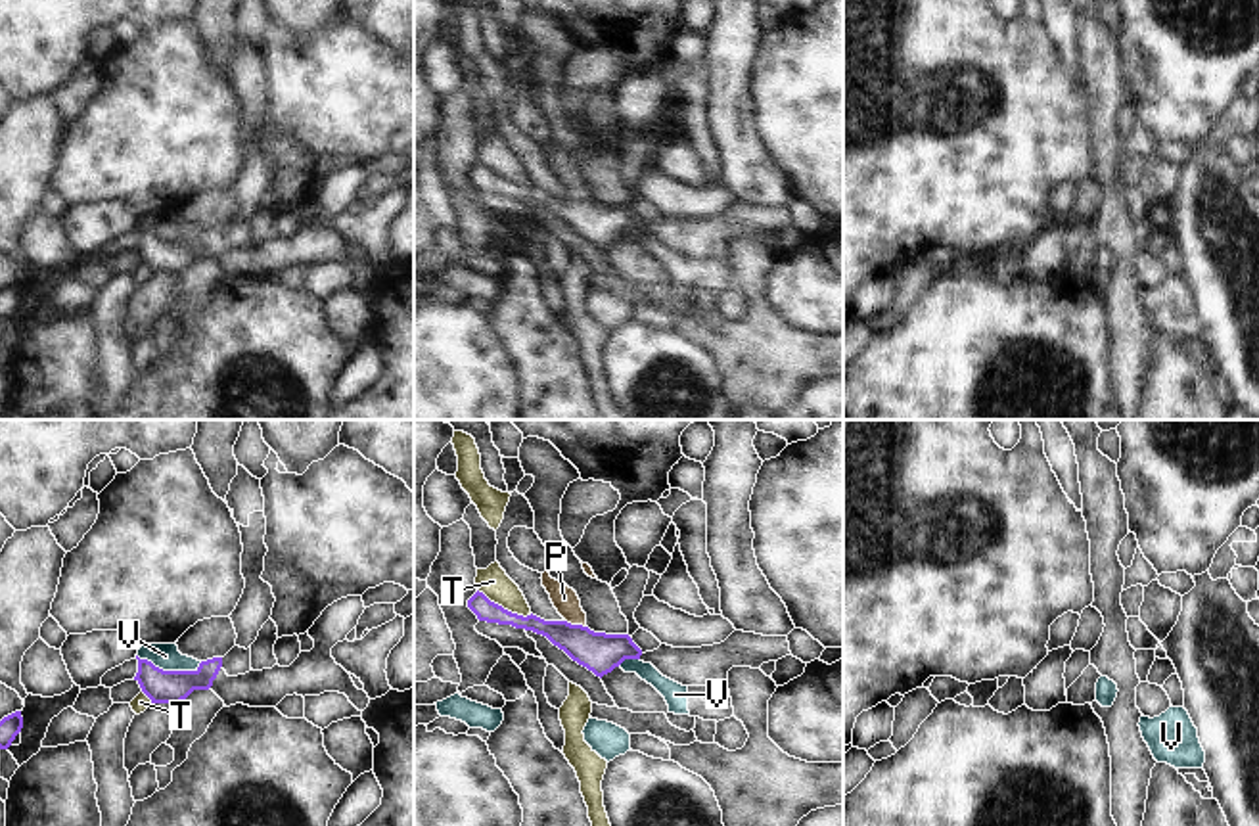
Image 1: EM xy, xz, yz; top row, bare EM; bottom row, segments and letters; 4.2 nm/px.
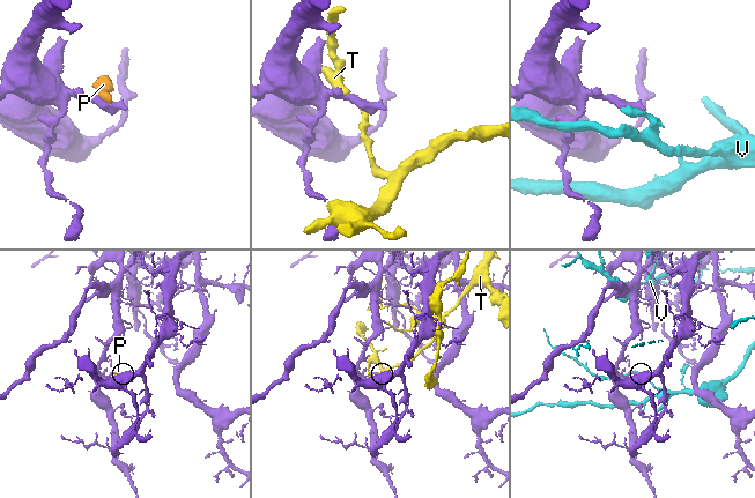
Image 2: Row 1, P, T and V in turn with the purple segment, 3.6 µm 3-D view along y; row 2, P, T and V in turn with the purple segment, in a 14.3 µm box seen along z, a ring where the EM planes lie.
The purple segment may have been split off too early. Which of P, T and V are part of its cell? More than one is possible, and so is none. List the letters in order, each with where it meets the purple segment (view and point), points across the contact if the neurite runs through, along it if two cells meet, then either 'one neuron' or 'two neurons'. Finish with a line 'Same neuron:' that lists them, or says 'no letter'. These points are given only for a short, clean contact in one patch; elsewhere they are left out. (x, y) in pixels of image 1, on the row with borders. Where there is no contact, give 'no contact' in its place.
P: meets purple in xz at (575, 625); border along xz (566, 619), (585, 627); two neurons
T: meets purple in xz at (503, 608); two neurons
V: meets purple in xy at (169, 671); two neurons
Same neuron: no letter

